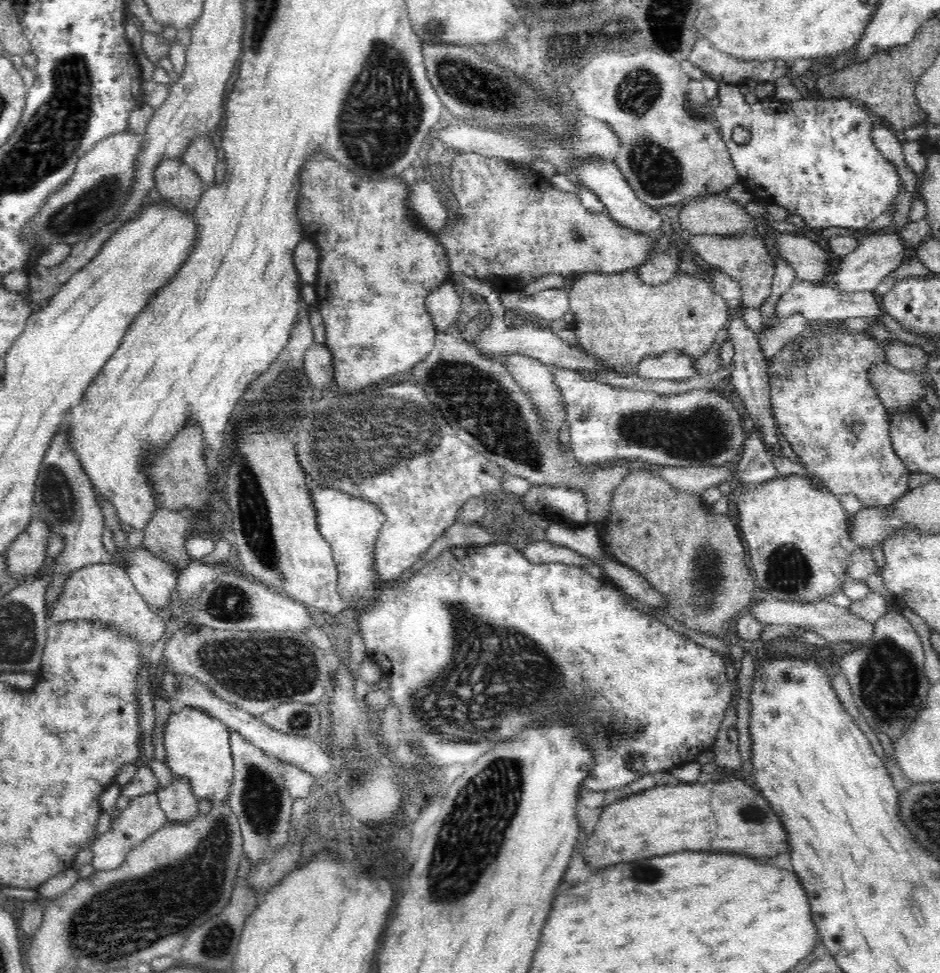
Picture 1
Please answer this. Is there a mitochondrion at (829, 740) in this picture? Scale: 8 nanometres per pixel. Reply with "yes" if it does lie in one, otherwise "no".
no

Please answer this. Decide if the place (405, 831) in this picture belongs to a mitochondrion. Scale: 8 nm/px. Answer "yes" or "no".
yes

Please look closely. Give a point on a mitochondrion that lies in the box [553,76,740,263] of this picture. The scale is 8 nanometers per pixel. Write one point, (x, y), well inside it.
(657, 169)

